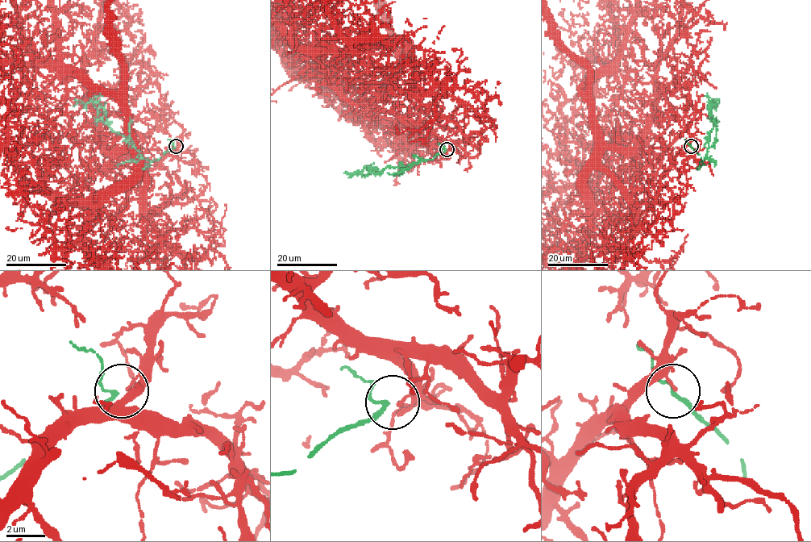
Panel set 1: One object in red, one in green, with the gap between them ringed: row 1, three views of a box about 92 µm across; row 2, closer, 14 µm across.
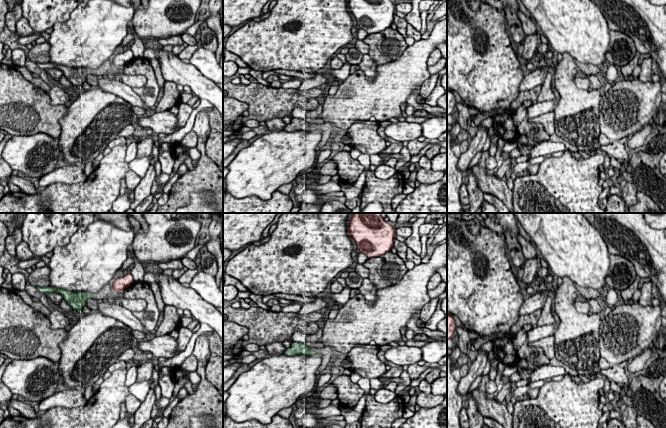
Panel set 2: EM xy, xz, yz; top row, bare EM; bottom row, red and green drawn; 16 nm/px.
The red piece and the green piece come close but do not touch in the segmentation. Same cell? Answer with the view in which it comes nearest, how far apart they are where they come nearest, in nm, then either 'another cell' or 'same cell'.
xy | 340 nm | another cell

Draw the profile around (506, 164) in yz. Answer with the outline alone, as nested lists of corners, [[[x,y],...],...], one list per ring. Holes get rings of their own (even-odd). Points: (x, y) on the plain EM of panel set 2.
[[[510,157],[506,160],[504,160],[501,167],[494,173],[494,175],[497,178],[502,179],[505,176],[506,171],[511,168],[512,162],[513,162],[513,160]]]

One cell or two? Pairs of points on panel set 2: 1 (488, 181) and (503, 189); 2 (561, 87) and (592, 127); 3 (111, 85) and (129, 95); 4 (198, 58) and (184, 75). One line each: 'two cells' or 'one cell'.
1: one cell
2: one cell
3: one cell
4: two cells

